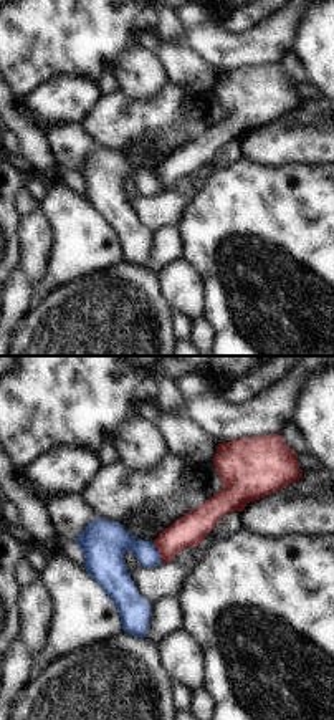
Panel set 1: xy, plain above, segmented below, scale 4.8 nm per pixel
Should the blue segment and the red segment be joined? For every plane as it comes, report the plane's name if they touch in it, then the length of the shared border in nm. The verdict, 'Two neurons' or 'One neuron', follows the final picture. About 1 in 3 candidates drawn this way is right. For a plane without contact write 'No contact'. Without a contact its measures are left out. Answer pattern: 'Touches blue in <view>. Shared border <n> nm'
Touches blue in xy. Shared border 110 nm.

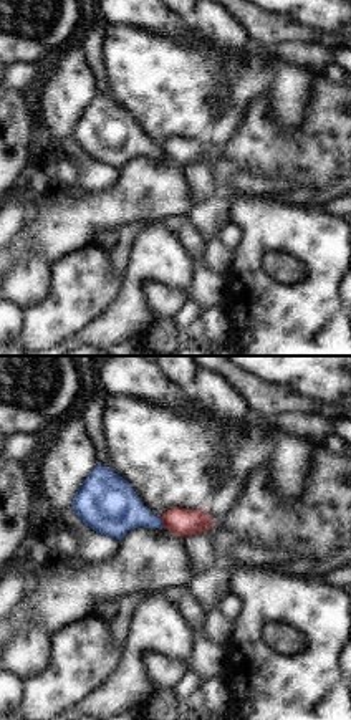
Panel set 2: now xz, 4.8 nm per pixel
Touches blue in xz. Shared border 50 nm.

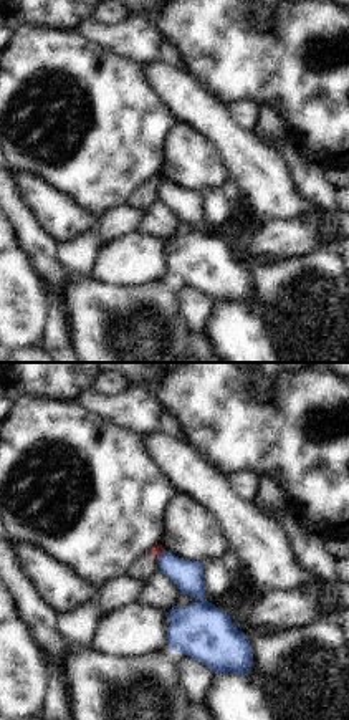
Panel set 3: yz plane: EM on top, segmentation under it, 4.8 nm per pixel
Touches blue in yz. Shared border 70 nm.

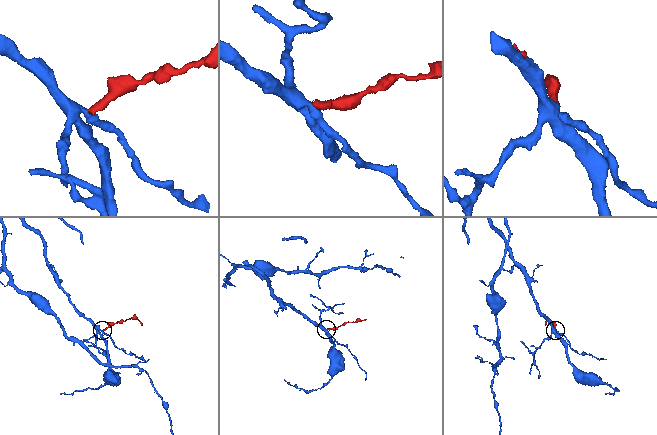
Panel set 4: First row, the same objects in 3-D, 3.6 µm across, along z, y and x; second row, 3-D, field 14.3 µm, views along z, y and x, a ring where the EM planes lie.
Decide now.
Two neurons.

